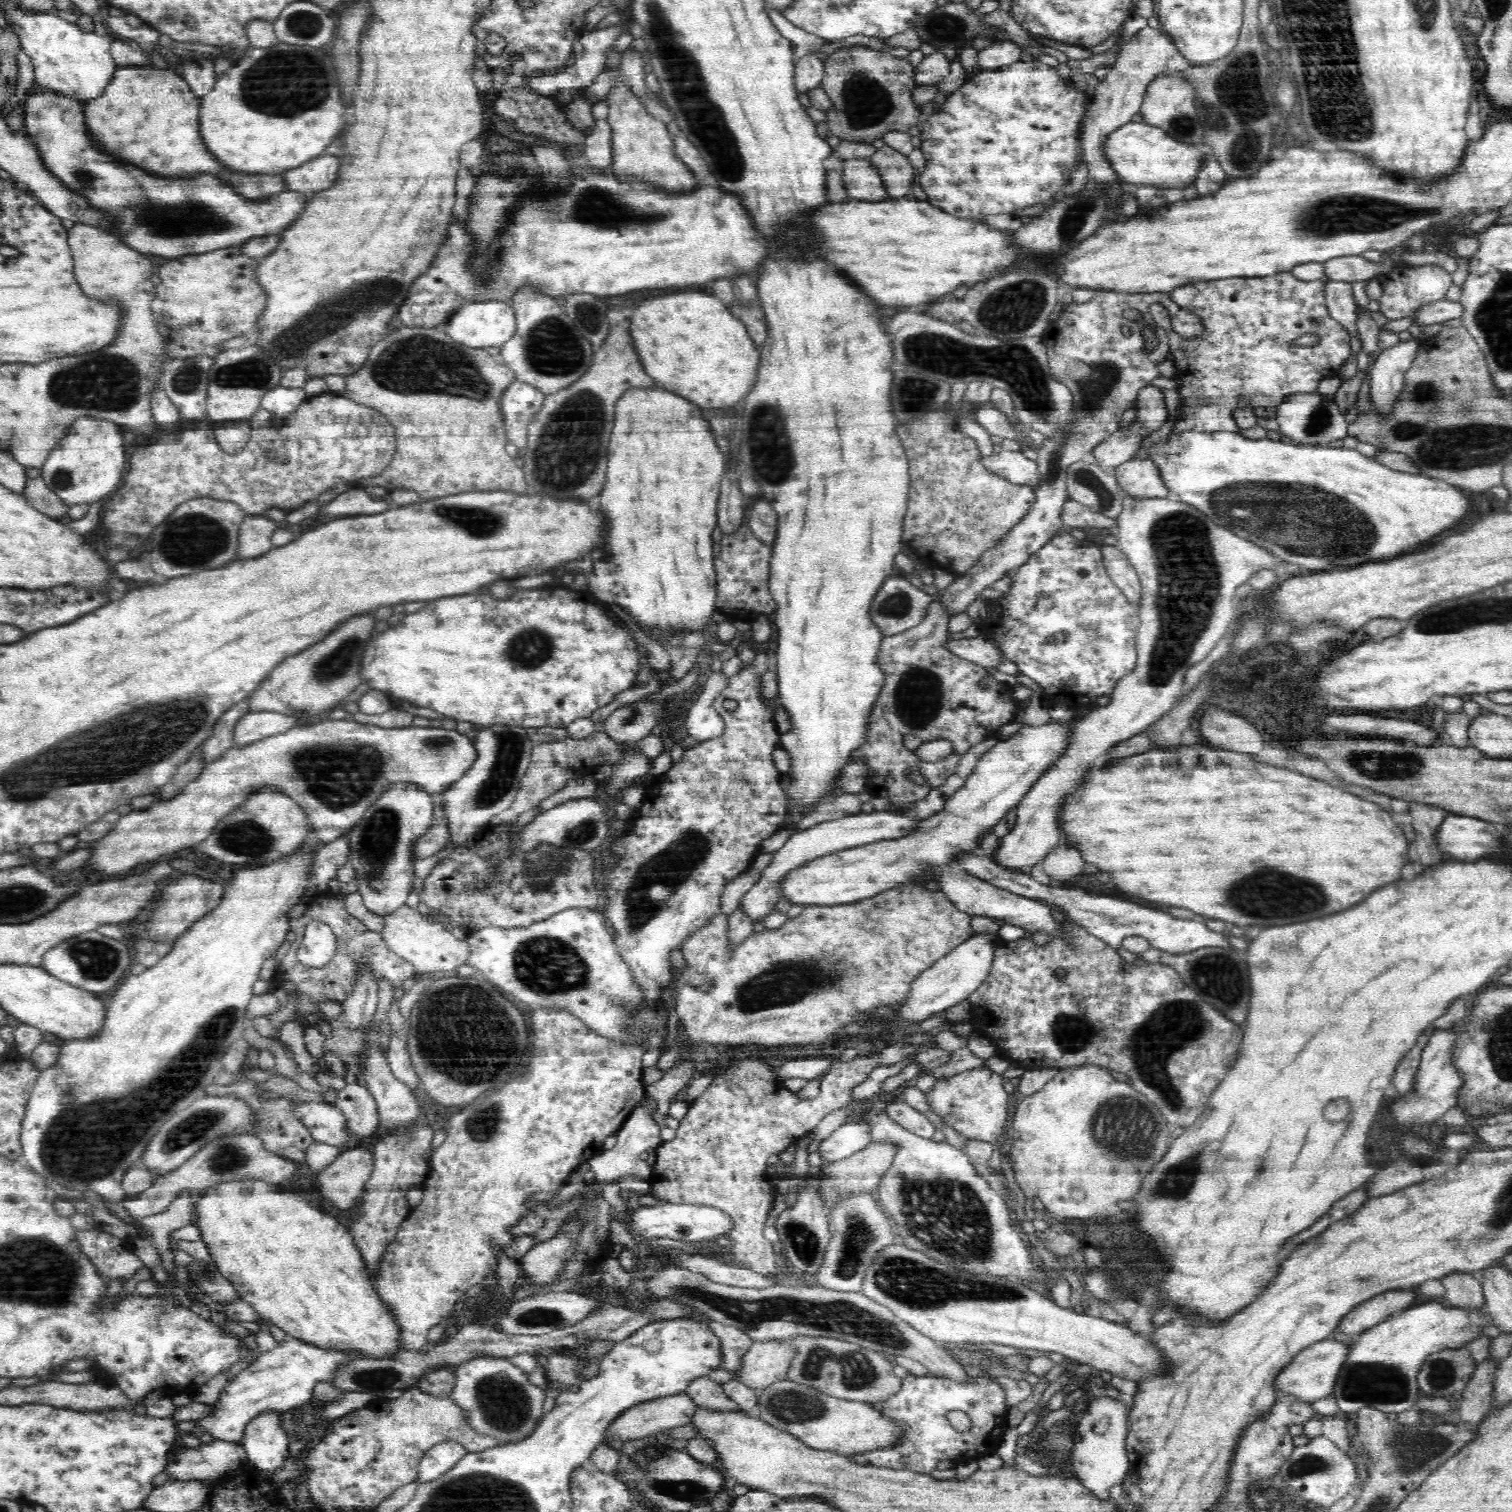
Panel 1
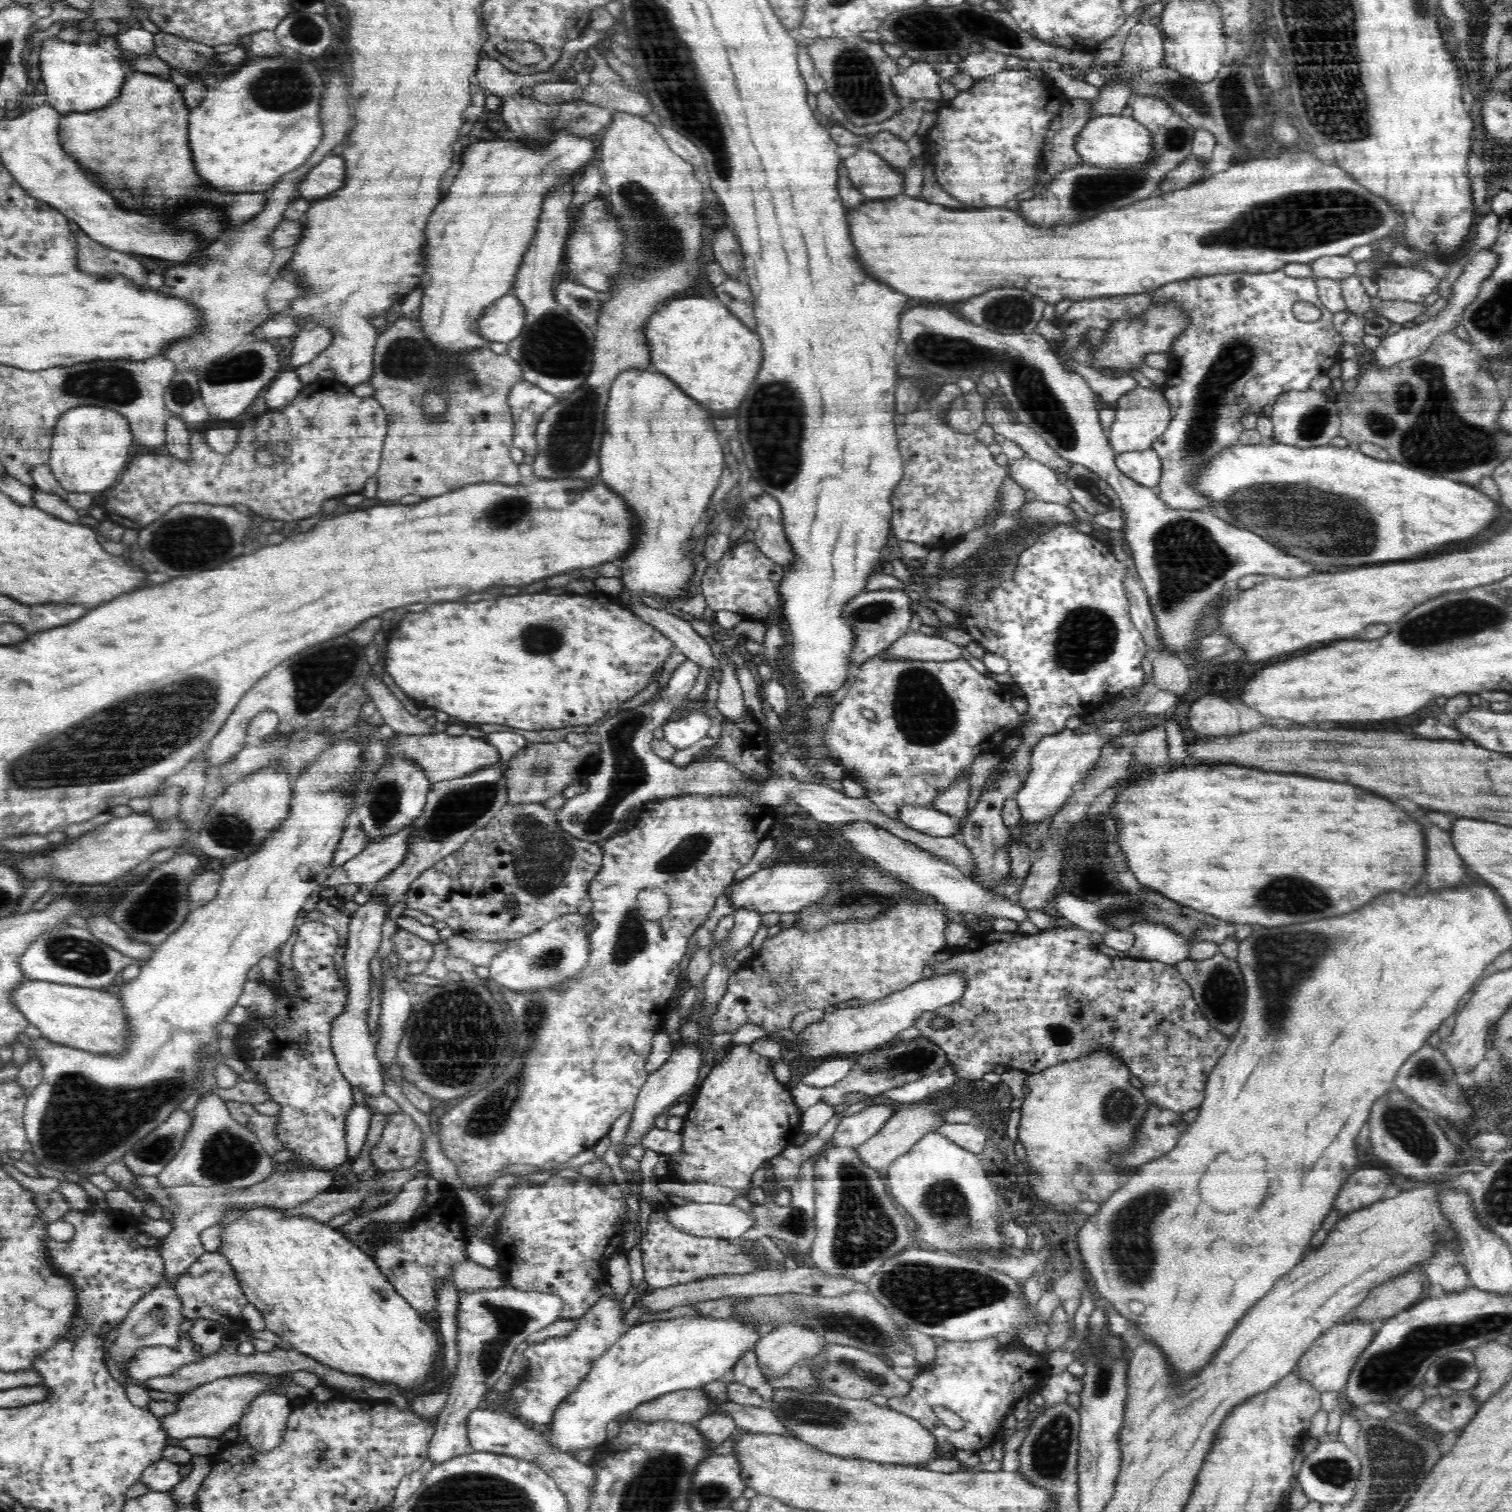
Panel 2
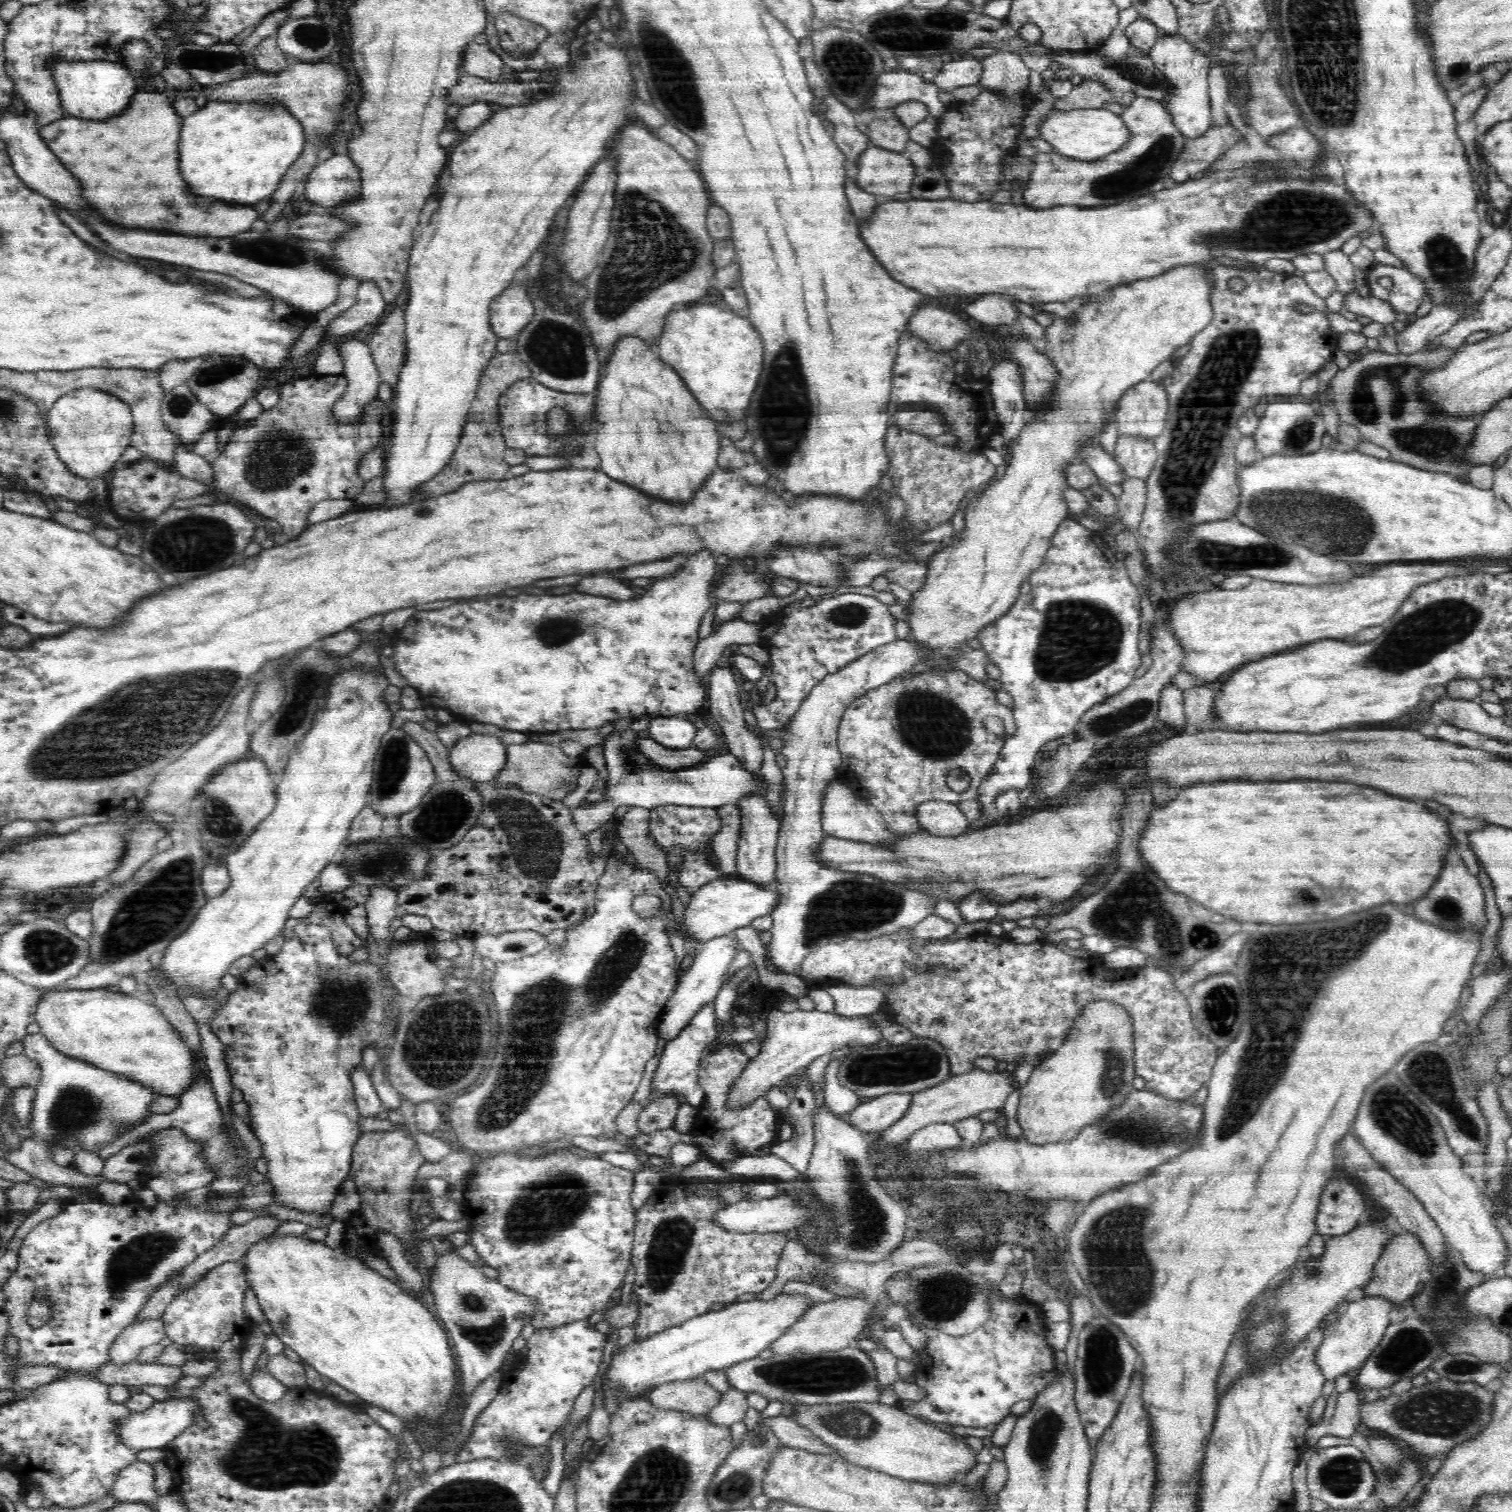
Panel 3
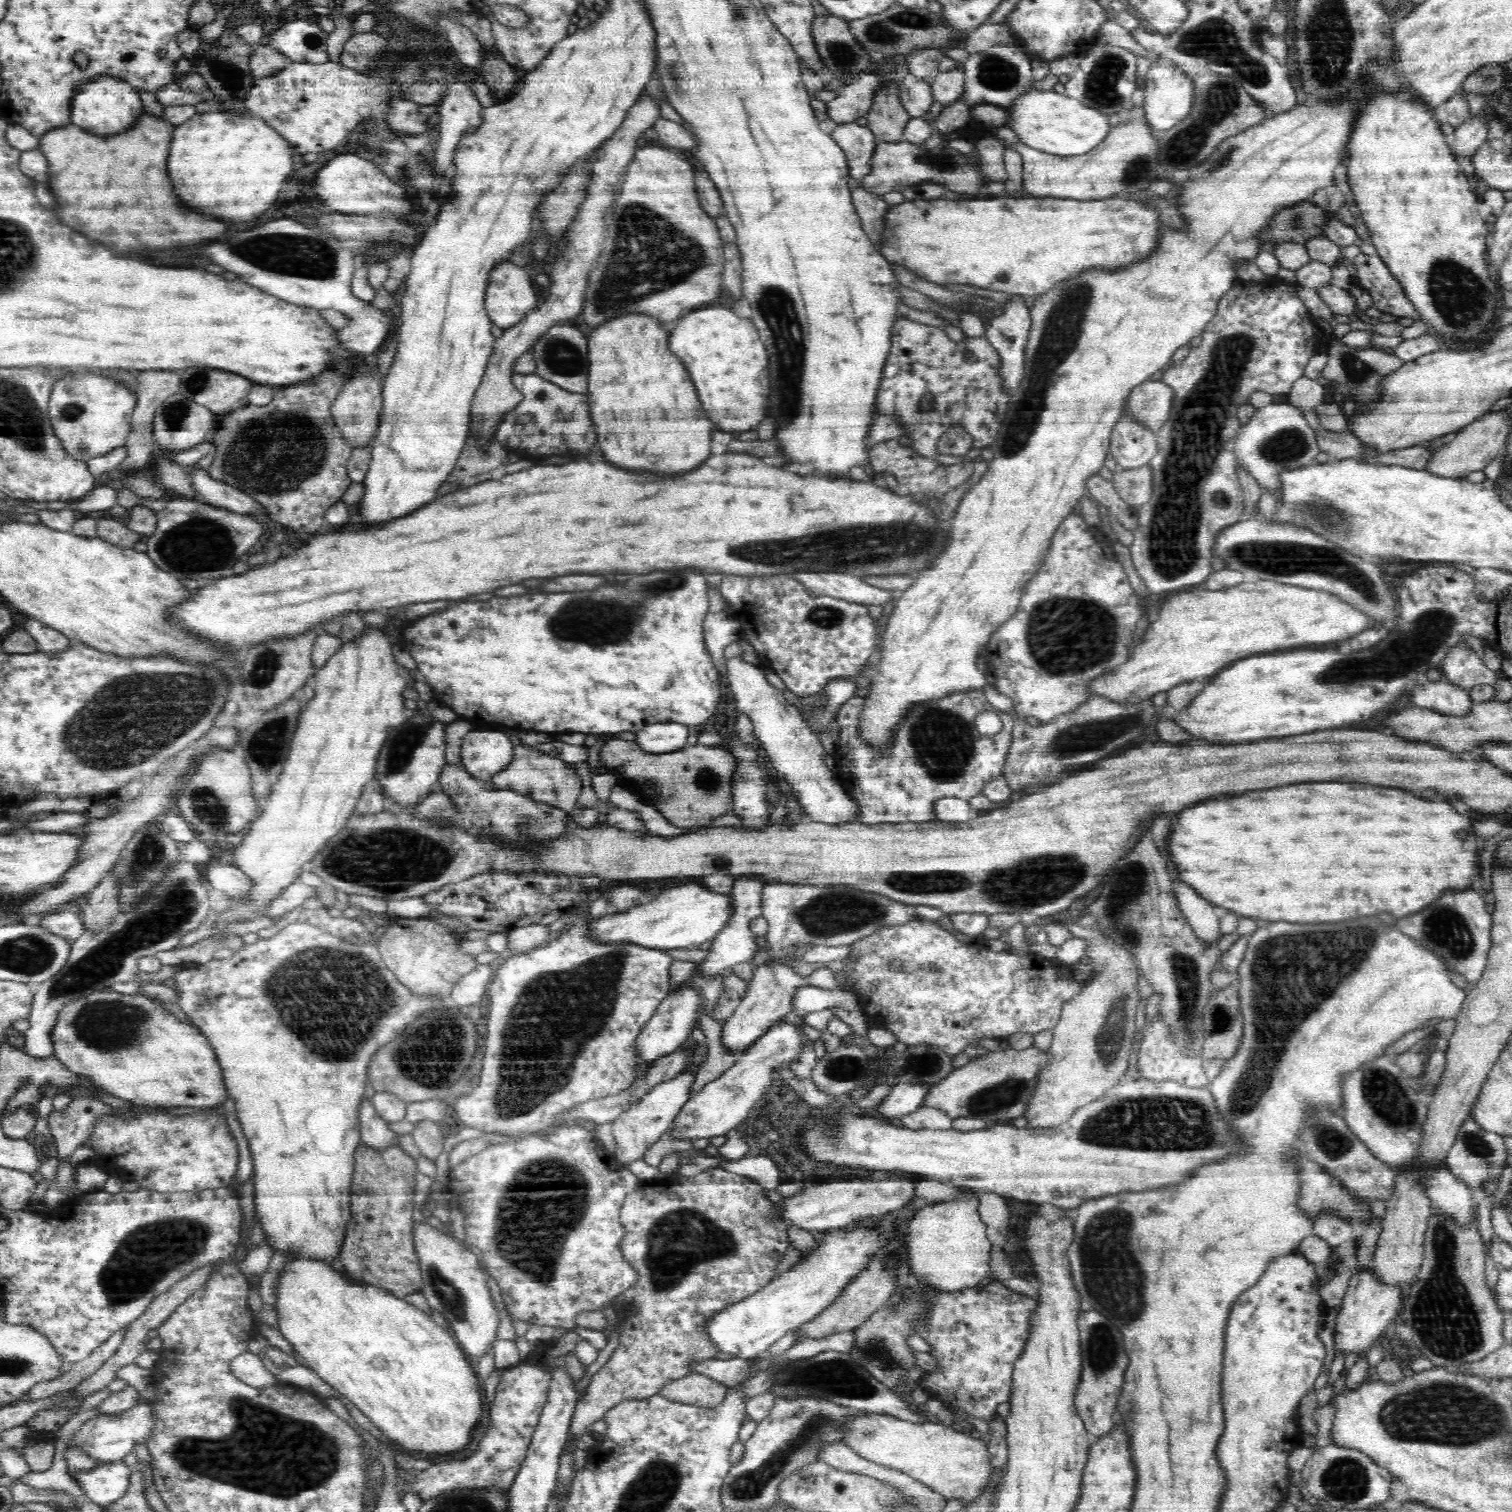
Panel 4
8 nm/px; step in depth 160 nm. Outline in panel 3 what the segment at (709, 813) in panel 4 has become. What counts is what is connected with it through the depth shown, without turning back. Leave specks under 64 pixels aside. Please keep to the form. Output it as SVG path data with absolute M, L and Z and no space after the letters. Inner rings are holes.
M648 737L636 740L633 746L640 755L661 770L688 770L711 757L709 752L700 751L695 745L673 749L660 746L660 743L653 742L652 738Z

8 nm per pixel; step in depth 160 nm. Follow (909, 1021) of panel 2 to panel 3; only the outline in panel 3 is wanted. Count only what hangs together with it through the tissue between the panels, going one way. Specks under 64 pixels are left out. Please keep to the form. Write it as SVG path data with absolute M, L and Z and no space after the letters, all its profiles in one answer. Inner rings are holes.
M771 1009L767 1017L768 1040L762 1044L762 1052L745 1064L726 1092L726 1109L730 1111L740 1111L763 1099L774 1084L797 1076L798 1070L806 1069L819 1056L840 1050L843 1046L876 1044L883 1039L880 1028L868 1020L868 1015L845 1018L834 1011L785 1013Z

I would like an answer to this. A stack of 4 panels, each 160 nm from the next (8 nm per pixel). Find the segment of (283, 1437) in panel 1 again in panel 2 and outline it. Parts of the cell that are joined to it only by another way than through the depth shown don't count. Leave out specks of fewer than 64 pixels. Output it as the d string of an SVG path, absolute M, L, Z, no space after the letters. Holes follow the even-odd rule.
M262 1392L252 1400L248 1411L248 1424L238 1429L246 1433L249 1444L255 1450L276 1449L286 1428L286 1420L292 1412L292 1400L284 1394Z

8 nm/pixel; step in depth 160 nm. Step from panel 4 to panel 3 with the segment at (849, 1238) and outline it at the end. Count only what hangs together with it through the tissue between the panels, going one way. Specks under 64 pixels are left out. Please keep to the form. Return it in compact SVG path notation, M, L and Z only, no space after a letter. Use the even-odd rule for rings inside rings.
M776 1294L774 1300L750 1299L750 1301L732 1303L719 1311L710 1310L694 1319L688 1319L679 1327L669 1328L664 1331L664 1336L652 1335L652 1340L644 1340L638 1346L626 1344L614 1353L611 1363L605 1371L608 1388L612 1388L612 1384L624 1384L624 1388L644 1388L644 1384L660 1386L660 1384L668 1384L669 1381L674 1380L704 1378L704 1374L710 1370L724 1371L724 1368L730 1368L732 1364L758 1357L765 1348L770 1348L776 1339L790 1330L808 1310L804 1296L792 1298L792 1296L784 1296L784 1294Z

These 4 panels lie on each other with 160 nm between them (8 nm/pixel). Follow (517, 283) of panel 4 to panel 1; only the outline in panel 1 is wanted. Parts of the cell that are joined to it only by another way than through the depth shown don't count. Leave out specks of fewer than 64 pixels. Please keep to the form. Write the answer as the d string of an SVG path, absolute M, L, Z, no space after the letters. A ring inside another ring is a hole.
M486 300L484 302L468 302L460 306L443 323L436 328L444 331L452 340L466 344L470 348L484 349L486 346L500 347L515 335L515 311L506 301Z

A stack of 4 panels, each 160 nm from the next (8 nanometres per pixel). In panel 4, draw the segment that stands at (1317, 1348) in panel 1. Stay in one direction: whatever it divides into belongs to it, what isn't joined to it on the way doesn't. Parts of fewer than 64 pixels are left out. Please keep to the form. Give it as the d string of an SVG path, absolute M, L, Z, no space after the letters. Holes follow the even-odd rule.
M1370 1266L1361 1269L1351 1277L1343 1297L1341 1310L1335 1325L1334 1350L1344 1354L1361 1354L1376 1340L1385 1338L1385 1328L1394 1321L1400 1312L1406 1288L1400 1284L1387 1284L1382 1281Z

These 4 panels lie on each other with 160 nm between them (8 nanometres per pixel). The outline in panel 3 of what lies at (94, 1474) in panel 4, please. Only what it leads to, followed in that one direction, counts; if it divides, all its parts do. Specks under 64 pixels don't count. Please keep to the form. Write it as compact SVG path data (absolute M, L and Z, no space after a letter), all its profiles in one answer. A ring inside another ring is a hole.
M136 1462L120 1472L110 1490L119 1504L122 1502L144 1502L154 1504L159 1498L156 1491L156 1470L150 1462Z

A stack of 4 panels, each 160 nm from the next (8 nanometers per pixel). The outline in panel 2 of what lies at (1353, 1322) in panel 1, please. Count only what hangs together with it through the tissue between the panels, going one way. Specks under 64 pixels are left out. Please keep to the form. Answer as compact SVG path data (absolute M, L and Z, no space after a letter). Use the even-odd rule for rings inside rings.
M1412 1270L1408 1276L1398 1275L1372 1288L1354 1309L1354 1319L1382 1322L1385 1318L1410 1308L1410 1304L1422 1296L1420 1274L1420 1270Z

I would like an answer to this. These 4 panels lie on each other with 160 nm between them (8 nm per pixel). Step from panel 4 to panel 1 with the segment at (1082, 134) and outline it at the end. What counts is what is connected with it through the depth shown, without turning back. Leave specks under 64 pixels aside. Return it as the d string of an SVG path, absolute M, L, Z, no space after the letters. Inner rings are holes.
M1146 122L1122 124L1108 134L1102 142L1103 154L1112 170L1117 172L1123 184L1139 186L1159 186L1160 188L1182 188L1193 184L1200 172L1201 156L1205 153L1203 146L1181 144L1172 139L1161 128Z

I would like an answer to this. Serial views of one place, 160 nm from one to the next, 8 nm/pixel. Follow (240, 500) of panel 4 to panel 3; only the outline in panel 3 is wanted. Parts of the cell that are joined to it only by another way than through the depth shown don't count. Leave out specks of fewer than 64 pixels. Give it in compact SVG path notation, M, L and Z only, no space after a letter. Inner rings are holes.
M178 443L175 456L176 470L181 476L198 480L203 484L212 484L214 471L210 463L194 451L188 449L184 444Z

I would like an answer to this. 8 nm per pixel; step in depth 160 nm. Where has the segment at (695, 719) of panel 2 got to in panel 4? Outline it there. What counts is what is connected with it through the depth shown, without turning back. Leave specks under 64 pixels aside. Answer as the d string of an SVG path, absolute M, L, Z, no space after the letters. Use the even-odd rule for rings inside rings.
M650 724L636 736L637 746L648 755L664 755L687 746L688 727L682 724Z

